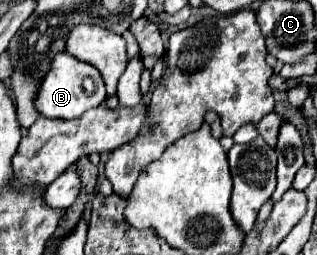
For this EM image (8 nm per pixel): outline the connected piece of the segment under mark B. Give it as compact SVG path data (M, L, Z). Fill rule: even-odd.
M60 52L52 58L50 70L44 74L44 78L40 82L34 104L36 104L38 114L42 114L46 118L76 118L76 116L84 114L84 110L100 106L104 100L106 100L106 88L104 88L100 72L92 64L78 60L78 58L70 56L68 52ZM86 76L96 80L96 92L94 94L86 94L82 88L82 82Z

